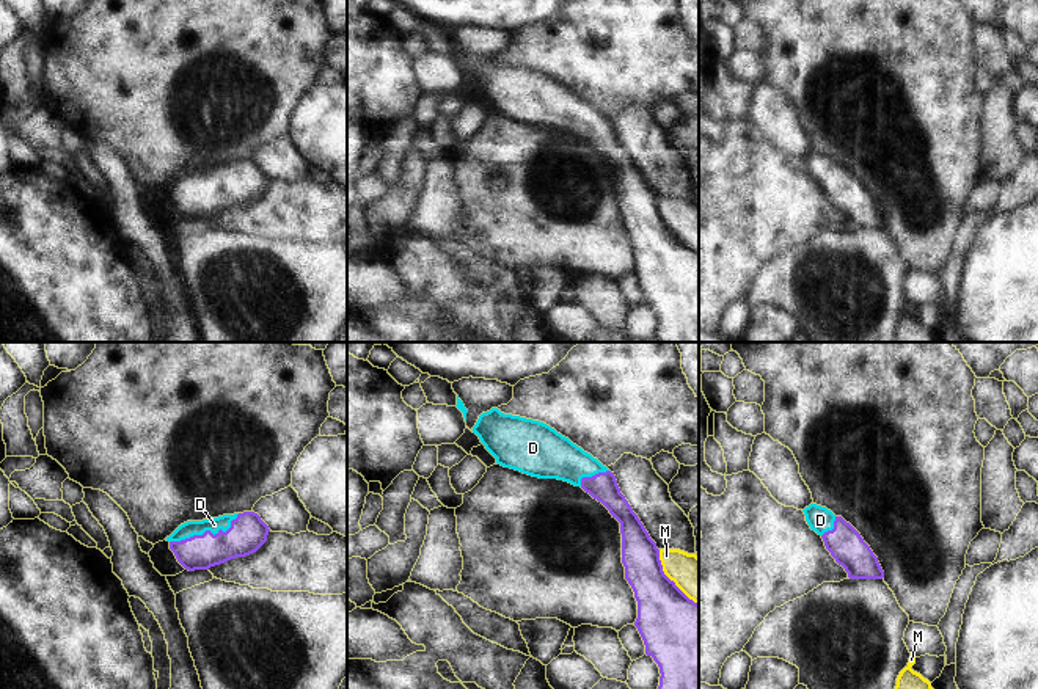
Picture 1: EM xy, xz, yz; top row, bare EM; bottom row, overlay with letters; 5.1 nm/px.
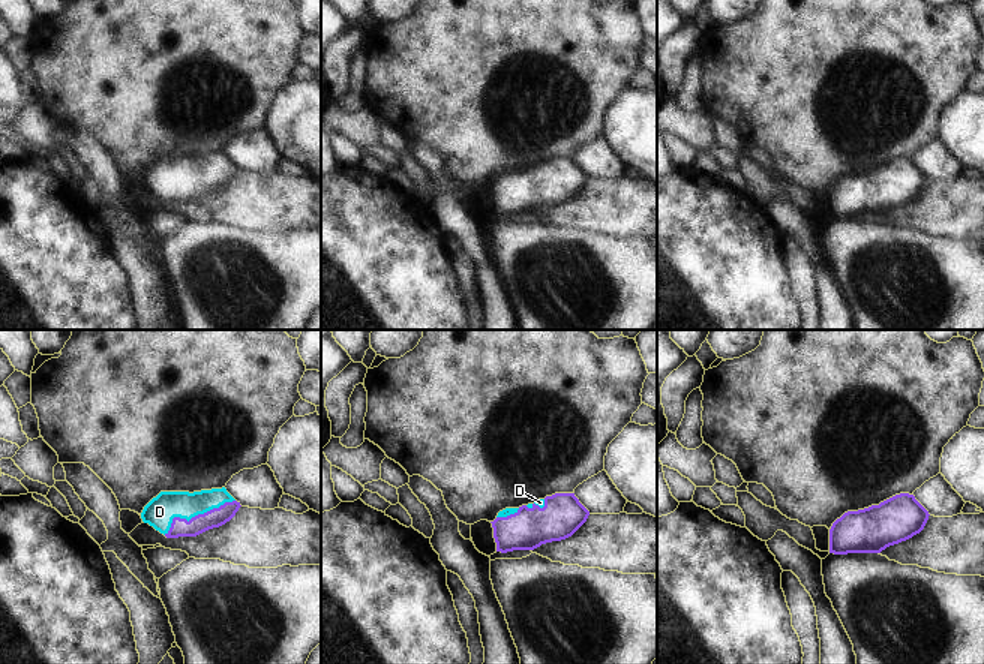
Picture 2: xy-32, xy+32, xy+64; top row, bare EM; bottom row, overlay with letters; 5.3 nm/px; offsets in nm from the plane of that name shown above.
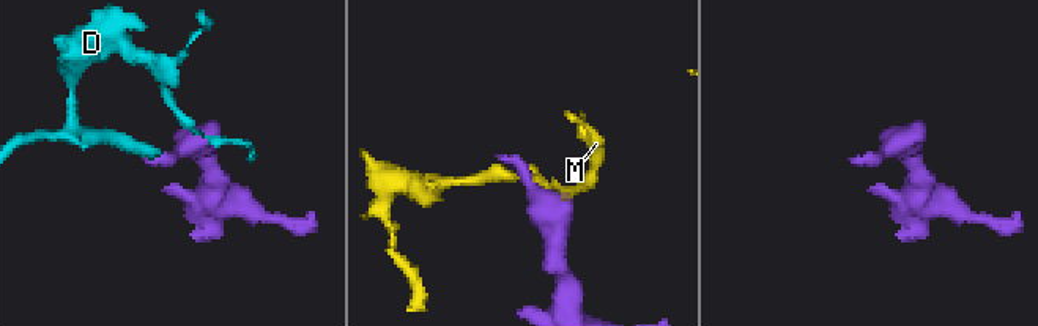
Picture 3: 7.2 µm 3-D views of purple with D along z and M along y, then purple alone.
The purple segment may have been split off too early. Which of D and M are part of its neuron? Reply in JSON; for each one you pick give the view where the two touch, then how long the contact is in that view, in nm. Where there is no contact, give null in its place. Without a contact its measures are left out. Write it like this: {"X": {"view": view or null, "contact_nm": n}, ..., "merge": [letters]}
{"D": {"view": "xy", "contact_nm": 380}, "merge": ["D"]}

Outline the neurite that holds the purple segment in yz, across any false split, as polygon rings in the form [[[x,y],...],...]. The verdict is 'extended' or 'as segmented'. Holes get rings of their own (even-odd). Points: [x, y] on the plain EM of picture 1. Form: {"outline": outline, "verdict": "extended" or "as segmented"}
{"outline": [[[817,152],[802,160],[810,177],[823,187],[826,198],[845,217],[850,228],[884,226],[878,206],[850,171]]], "verdict": "extended"}

